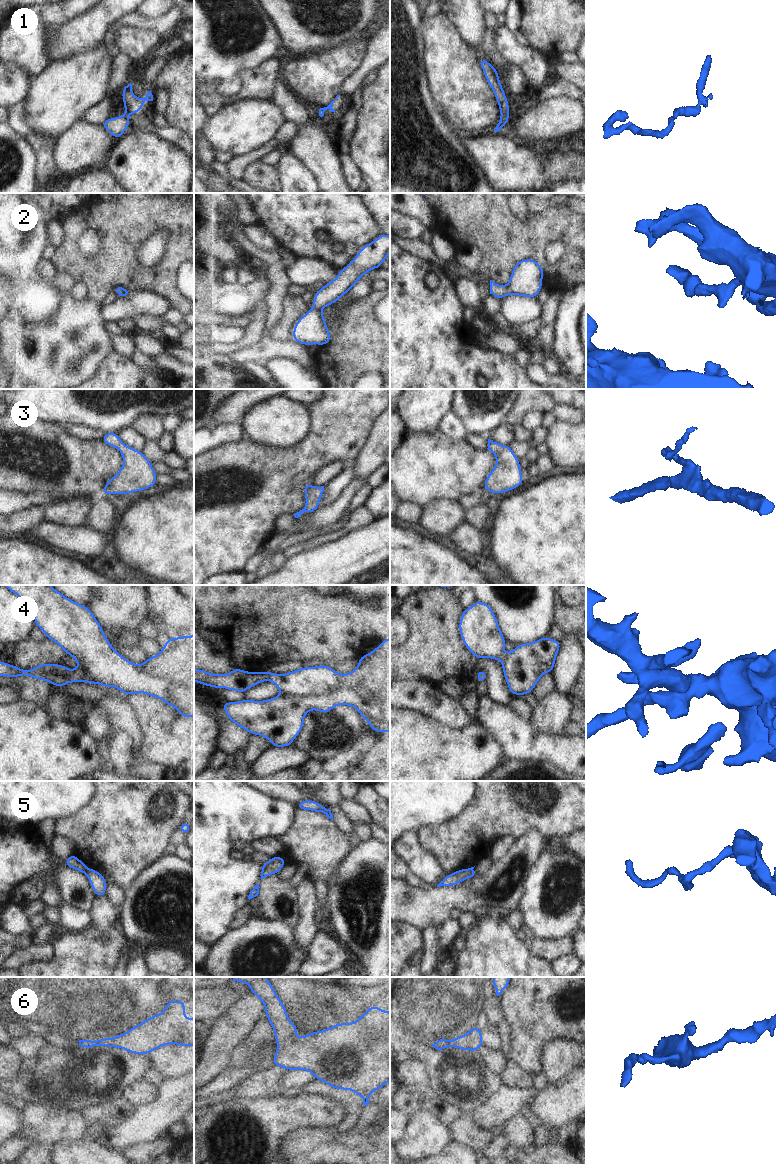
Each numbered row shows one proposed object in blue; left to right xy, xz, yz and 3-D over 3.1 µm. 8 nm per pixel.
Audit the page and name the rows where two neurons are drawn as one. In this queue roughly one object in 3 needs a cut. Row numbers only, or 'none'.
5

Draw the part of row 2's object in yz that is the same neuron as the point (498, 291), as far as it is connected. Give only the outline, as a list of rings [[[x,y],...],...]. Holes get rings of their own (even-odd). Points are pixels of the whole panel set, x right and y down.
[[[521,260],[515,264],[507,286],[498,285],[490,280],[490,294],[499,300],[507,295],[536,298],[543,287],[544,274],[536,260]]]

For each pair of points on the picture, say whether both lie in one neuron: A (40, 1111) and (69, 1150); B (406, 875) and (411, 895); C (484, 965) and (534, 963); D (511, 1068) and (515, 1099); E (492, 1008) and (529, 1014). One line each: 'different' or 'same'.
A: different
B: different
C: same
D: different
E: different

